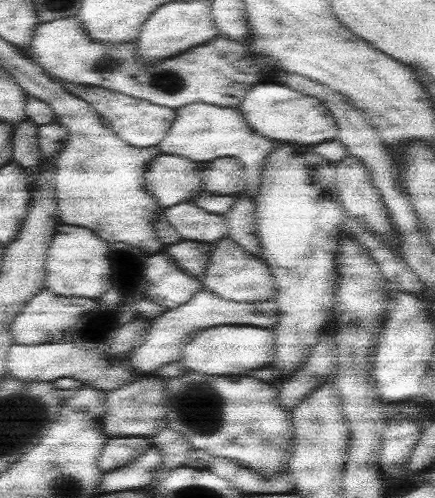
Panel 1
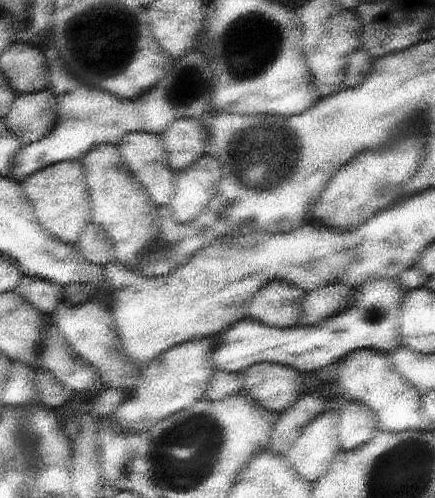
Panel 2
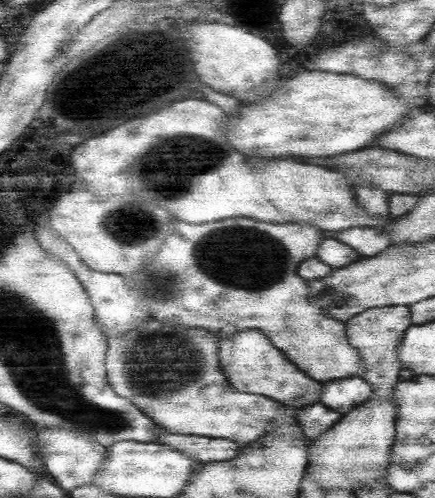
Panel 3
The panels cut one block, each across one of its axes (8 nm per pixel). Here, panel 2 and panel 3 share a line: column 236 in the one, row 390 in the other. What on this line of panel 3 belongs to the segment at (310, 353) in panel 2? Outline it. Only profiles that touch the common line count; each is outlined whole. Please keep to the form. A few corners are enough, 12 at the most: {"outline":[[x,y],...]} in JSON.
{"outline":[[362,376],[324,382],[320,404],[346,416],[368,402],[372,384]]}

